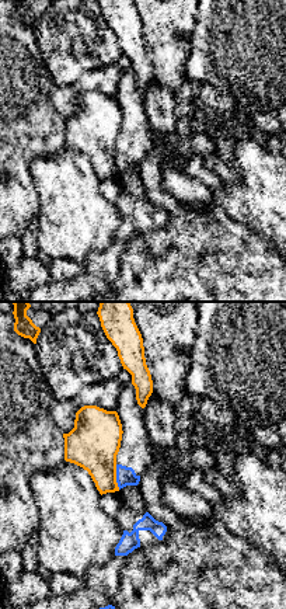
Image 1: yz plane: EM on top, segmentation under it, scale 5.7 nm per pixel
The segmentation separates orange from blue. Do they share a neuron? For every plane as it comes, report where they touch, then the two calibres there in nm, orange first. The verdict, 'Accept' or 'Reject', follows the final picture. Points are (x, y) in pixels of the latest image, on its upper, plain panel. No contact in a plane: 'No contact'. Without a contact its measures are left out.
Touches orange at (115, 163). Thickness 300 nm (orange) against 110 nm

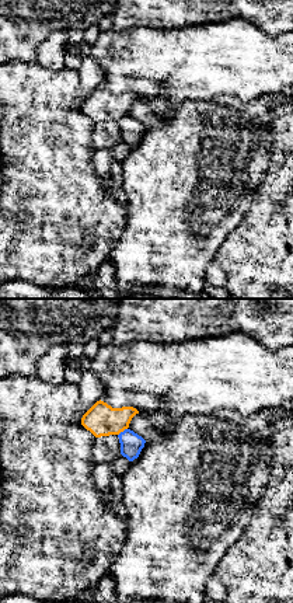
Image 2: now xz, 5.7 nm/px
Touches orange at (122, 117). Thickness 190 nm (orange) against 130 nm

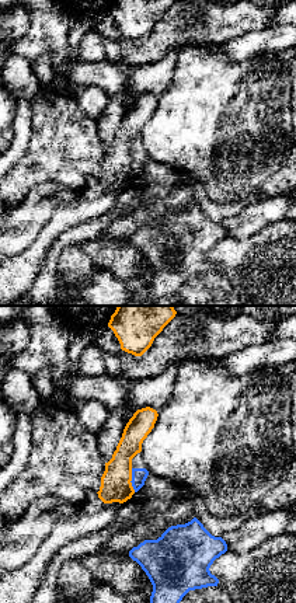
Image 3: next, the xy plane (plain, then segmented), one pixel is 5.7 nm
Touches orange at (131, 166). Thickness 180 nm (orange) against 90 nm

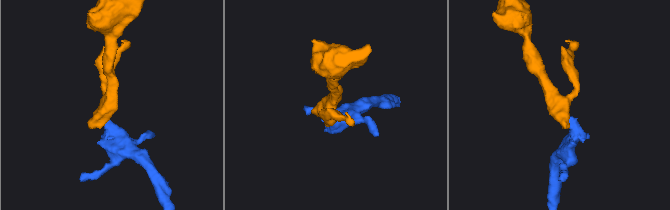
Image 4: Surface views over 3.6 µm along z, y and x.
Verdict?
Reject

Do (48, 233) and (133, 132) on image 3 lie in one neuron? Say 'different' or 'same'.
same

